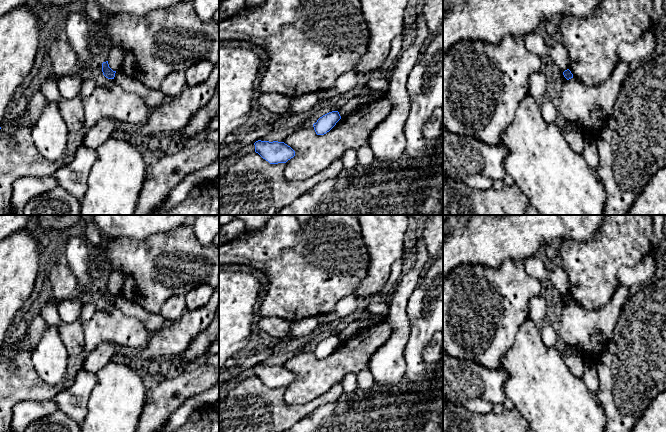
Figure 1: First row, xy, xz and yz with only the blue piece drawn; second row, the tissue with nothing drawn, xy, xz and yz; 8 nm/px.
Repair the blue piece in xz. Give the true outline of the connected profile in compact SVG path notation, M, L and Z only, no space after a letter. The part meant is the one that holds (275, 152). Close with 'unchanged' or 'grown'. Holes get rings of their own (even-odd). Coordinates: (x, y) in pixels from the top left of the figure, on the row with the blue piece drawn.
M258 140L254 145L255 152L270 164L286 163L295 156L295 151L284 142Z; unchanged

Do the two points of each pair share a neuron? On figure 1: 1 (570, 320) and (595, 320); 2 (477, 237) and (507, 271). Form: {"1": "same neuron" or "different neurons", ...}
{"1": "same neuron", "2": "different neurons"}

